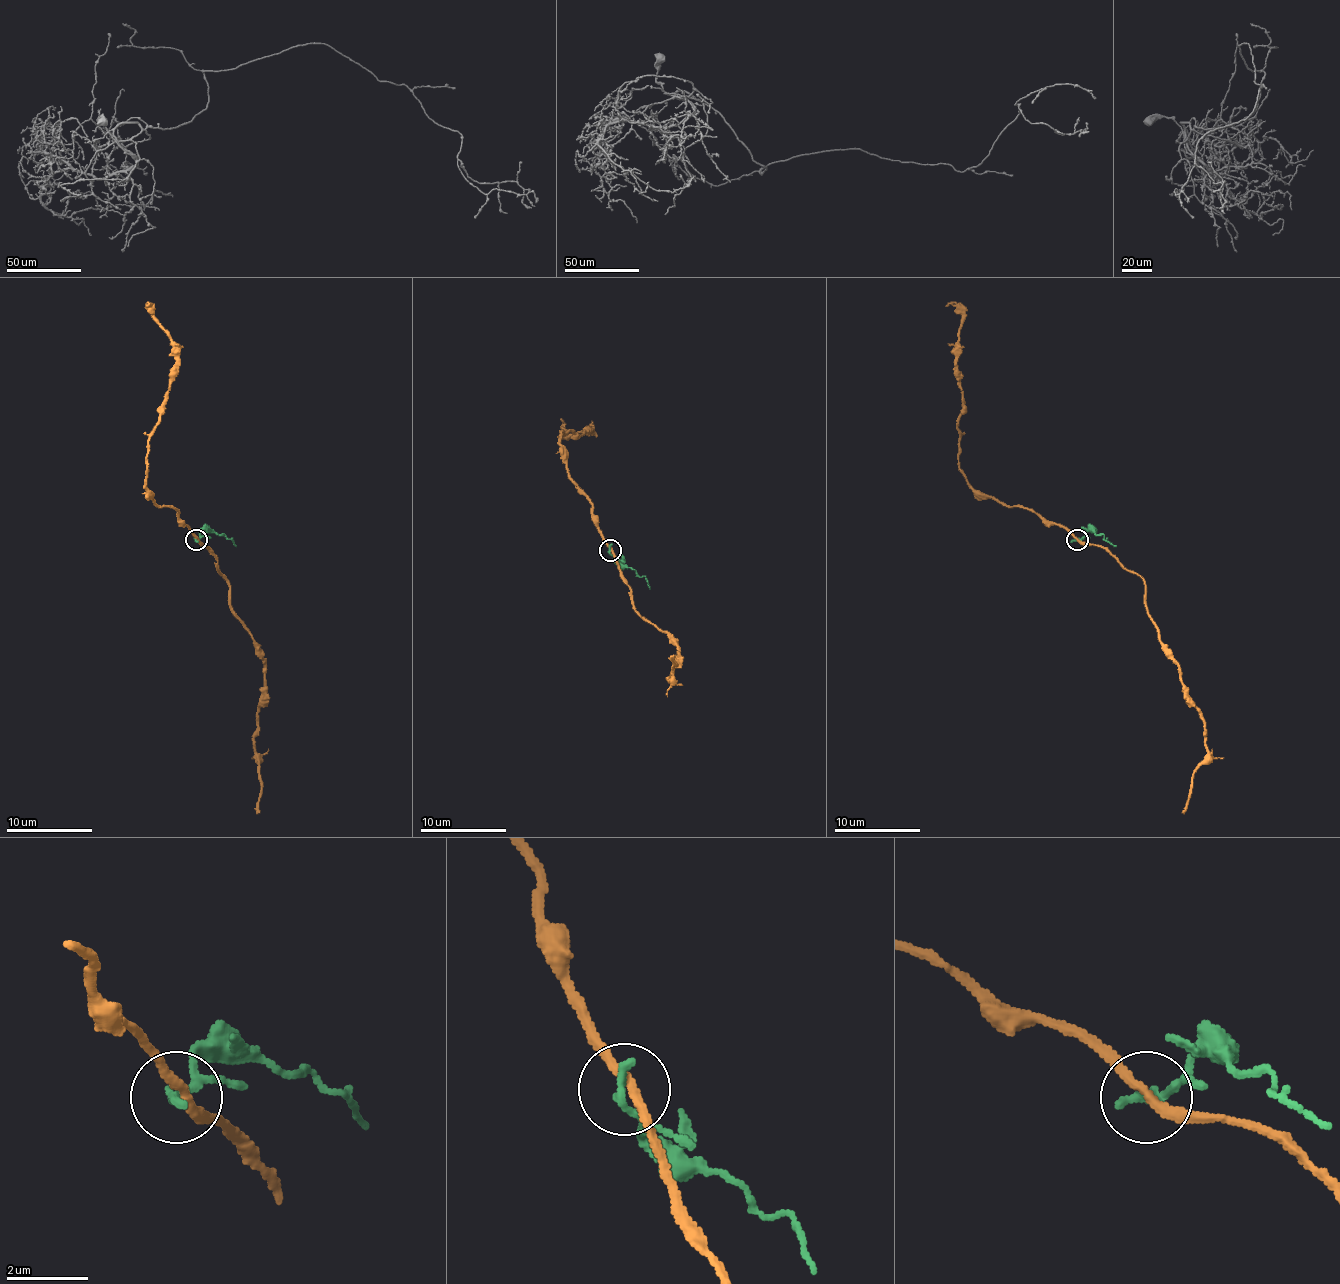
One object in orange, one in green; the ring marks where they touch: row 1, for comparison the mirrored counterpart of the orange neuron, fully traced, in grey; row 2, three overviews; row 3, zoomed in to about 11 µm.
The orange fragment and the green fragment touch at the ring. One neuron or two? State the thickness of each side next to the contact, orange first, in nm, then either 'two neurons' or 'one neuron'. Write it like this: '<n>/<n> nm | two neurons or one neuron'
240/240 nm | two neurons

